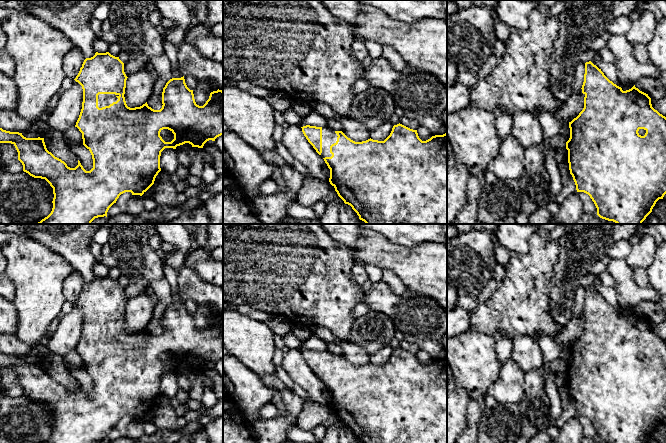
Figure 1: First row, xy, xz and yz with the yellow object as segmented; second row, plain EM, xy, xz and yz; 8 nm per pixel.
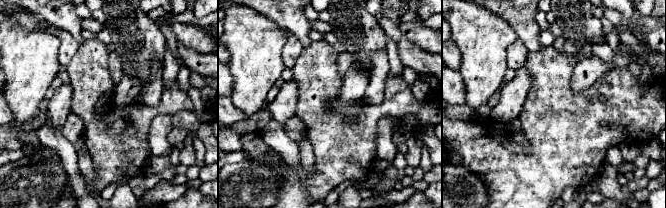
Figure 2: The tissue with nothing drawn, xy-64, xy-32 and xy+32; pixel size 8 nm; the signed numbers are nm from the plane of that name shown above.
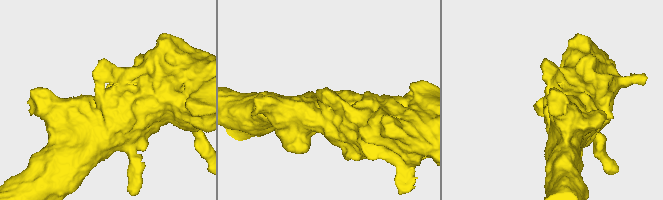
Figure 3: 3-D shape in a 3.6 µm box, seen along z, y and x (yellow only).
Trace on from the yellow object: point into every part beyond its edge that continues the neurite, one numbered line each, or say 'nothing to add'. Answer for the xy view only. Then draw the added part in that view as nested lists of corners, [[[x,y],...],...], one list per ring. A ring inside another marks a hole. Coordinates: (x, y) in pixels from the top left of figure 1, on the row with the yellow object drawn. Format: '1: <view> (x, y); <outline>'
1: xy (104, 100); [[[99,94],[98,95],[98,107],[102,108],[105,106],[109,106],[113,102],[116,102],[118,100],[119,95],[115,94]]]

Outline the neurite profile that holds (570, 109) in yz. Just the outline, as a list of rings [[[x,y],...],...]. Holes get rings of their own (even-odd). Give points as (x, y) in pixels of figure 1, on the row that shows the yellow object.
[[[582,89],[561,104],[560,108],[554,113],[555,118],[563,123],[569,123],[576,118],[584,108],[584,95]]]

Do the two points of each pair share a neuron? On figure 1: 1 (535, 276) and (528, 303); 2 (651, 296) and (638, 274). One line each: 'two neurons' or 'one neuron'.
1: one neuron
2: two neurons

